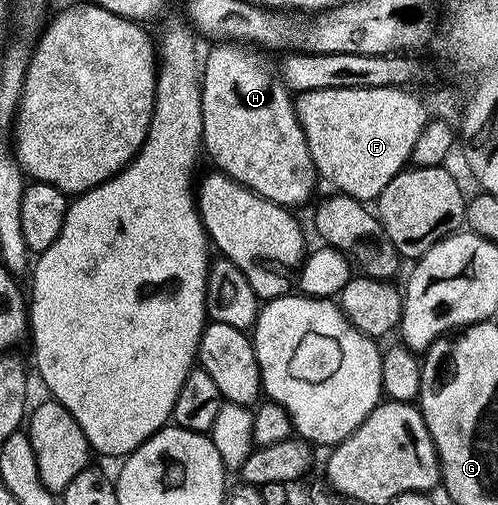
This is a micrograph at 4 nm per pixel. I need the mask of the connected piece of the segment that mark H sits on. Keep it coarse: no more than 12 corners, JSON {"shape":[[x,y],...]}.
{"shape":[[217,43],[201,75],[204,152],[276,205],[319,174],[260,48]]}

